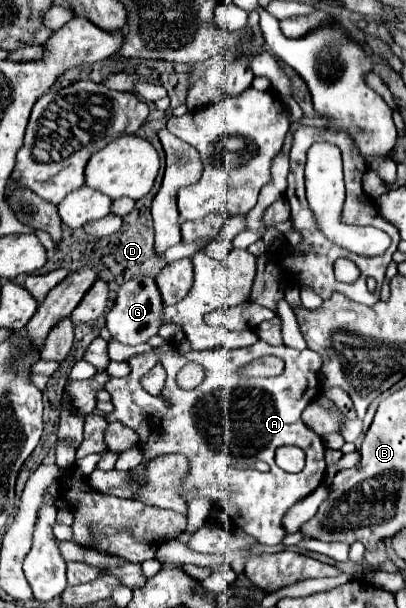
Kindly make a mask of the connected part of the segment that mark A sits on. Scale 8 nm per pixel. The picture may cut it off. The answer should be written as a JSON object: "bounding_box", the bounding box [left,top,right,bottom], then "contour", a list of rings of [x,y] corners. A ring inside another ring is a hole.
{"bounding_box":[104,341,324,545],"contour":[[[258,341],[250,347],[242,347],[242,349],[228,349],[228,347],[216,347],[216,349],[206,349],[206,351],[188,351],[184,355],[178,355],[174,351],[172,343],[154,347],[148,353],[136,355],[132,359],[128,359],[128,365],[132,367],[132,373],[124,379],[116,379],[110,377],[108,383],[104,385],[104,389],[112,395],[112,403],[114,403],[114,413],[106,415],[106,421],[118,421],[126,427],[130,427],[132,431],[138,433],[138,447],[142,449],[144,457],[142,463],[130,473],[130,481],[126,483],[126,487],[118,487],[112,491],[106,491],[106,495],[114,495],[114,497],[124,497],[124,499],[136,499],[136,493],[146,485],[146,463],[152,461],[154,457],[166,455],[166,453],[178,453],[184,455],[188,459],[188,471],[182,479],[182,497],[186,503],[190,503],[194,497],[204,497],[212,503],[212,509],[208,513],[208,517],[212,521],[220,519],[220,511],[222,513],[232,513],[232,523],[228,521],[228,525],[232,527],[240,527],[242,531],[246,531],[248,535],[252,535],[258,543],[264,545],[278,545],[282,541],[282,537],[286,535],[284,527],[282,527],[282,517],[284,513],[300,499],[304,499],[306,495],[310,495],[324,479],[324,443],[322,437],[316,435],[310,427],[306,427],[300,419],[302,411],[306,405],[310,405],[318,395],[320,395],[320,367],[322,367],[322,357],[318,357],[318,353],[304,349],[292,349],[286,345],[280,347],[272,347],[264,341]],[[262,357],[280,357],[284,361],[284,371],[278,377],[244,377],[240,375],[240,371],[252,363],[254,359],[262,359]],[[188,361],[198,361],[206,375],[204,381],[190,391],[184,391],[176,385],[176,373],[184,367],[184,363]],[[154,365],[162,365],[168,373],[166,377],[166,385],[160,397],[152,397],[150,393],[146,393],[140,385],[140,379],[154,367]],[[172,399],[172,407],[166,407],[166,401]],[[282,445],[296,445],[306,453],[306,467],[300,473],[284,473],[280,467],[276,467],[274,463],[274,451]],[[256,463],[266,463],[268,471],[260,471],[256,467]]]}

